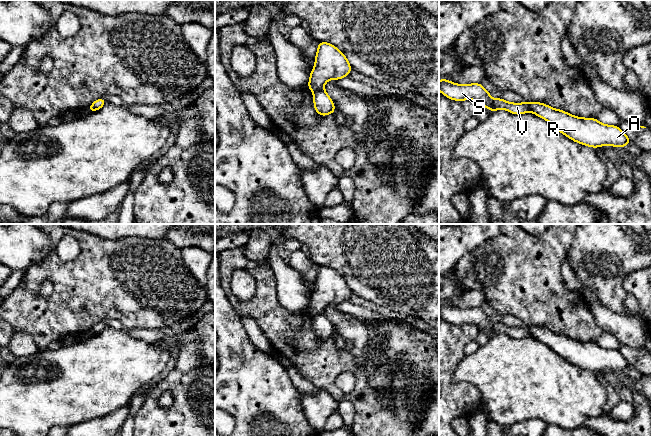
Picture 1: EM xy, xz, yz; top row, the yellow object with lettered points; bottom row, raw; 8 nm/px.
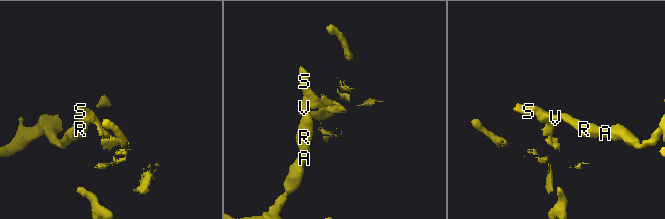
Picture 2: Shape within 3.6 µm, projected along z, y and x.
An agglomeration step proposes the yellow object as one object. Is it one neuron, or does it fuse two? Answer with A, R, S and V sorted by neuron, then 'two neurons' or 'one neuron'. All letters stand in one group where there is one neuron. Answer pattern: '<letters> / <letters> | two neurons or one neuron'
A R / S V | two neurons

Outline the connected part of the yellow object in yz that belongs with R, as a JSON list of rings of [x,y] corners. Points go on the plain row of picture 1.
[[[539,326],[528,327],[531,336],[550,346],[571,364],[593,372],[610,369],[624,371],[631,367],[619,350],[604,349],[595,342],[580,342]]]

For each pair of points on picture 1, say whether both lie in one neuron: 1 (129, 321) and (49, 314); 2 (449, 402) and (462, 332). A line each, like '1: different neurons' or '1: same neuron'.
1: same neuron
2: same neuron

